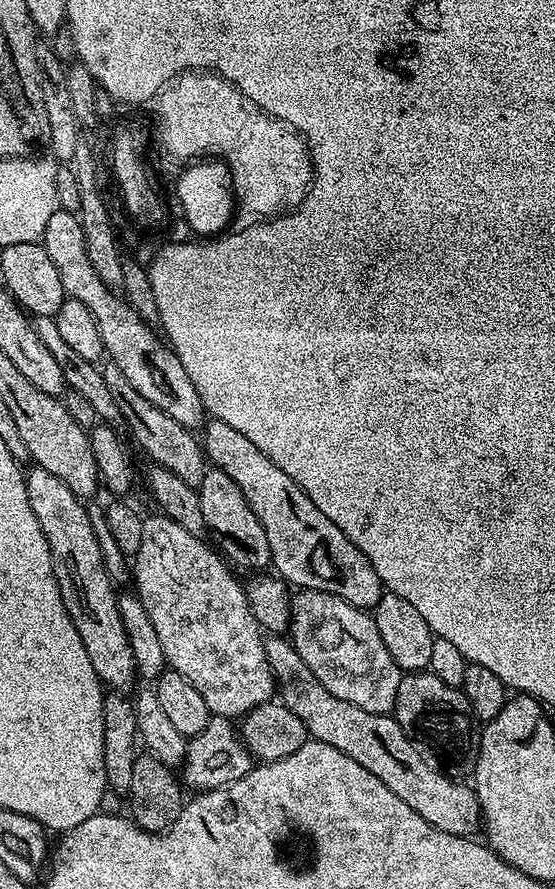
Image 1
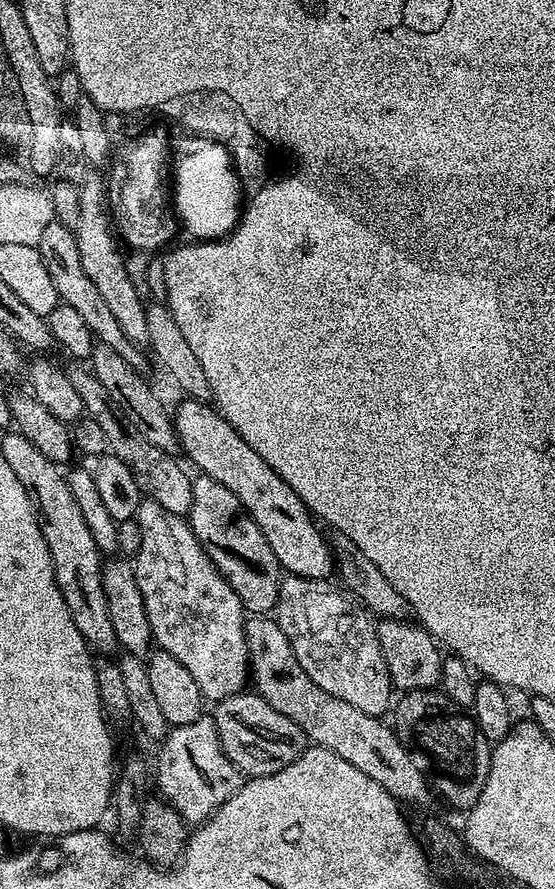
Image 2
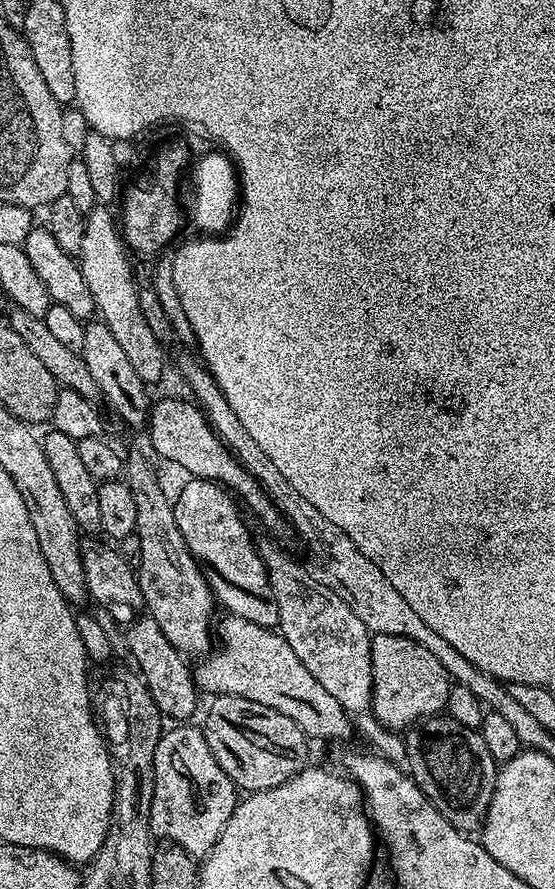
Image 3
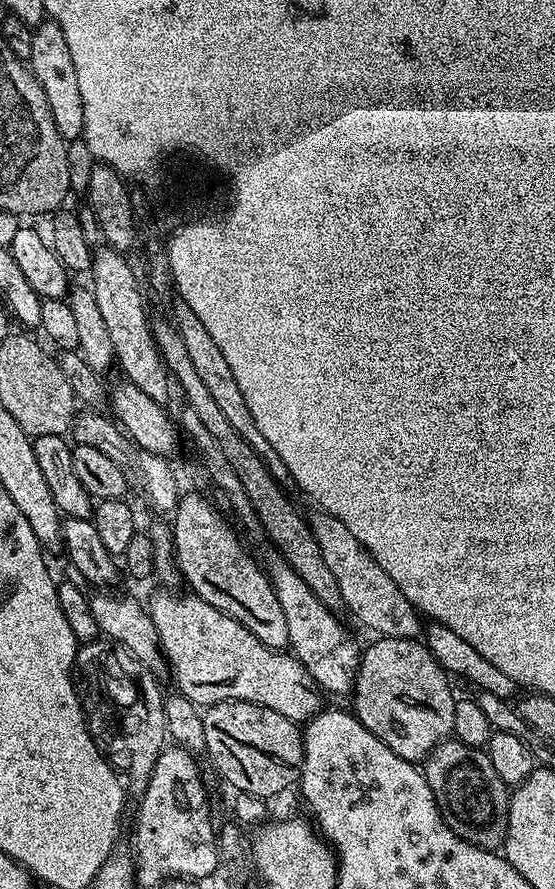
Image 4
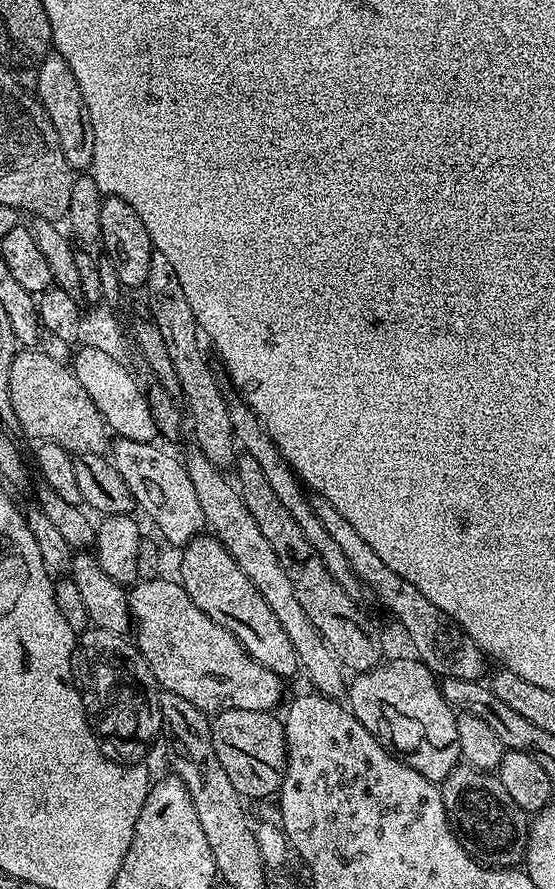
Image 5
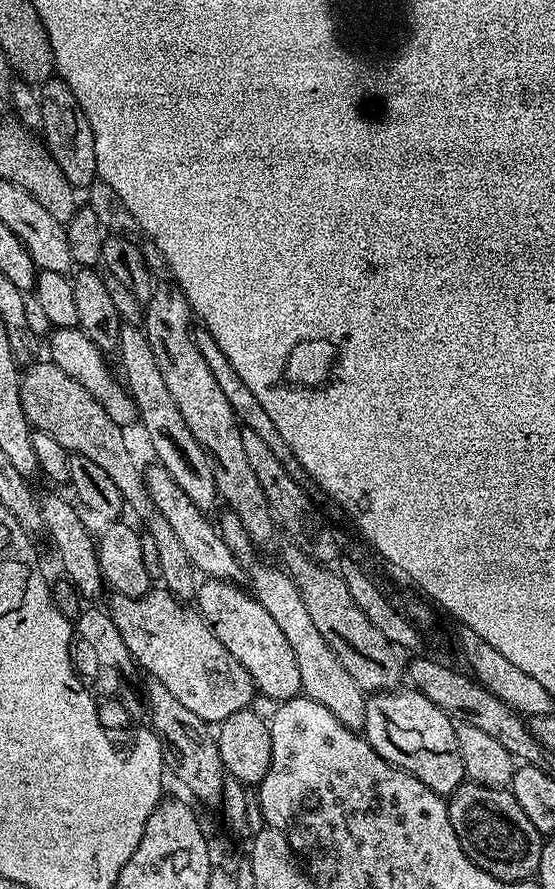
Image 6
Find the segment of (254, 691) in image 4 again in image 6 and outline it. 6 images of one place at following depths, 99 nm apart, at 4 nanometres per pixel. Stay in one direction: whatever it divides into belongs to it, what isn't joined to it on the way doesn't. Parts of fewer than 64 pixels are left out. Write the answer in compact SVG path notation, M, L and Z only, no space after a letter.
M150 590L142 598L126 598L126 594L112 592L108 604L106 603L108 617L112 619L114 626L118 626L118 634L122 634L122 642L126 642L126 650L130 650L133 661L143 671L145 668L152 680L166 686L166 690L170 690L174 698L182 702L191 713L198 714L198 718L209 726L219 725L236 711L247 709L252 704L254 685L251 674L244 669L242 662L238 662L238 658L234 658L234 654L230 654L230 650L226 650L226 646L218 642L203 616L191 607L188 609L169 591L156 591Z

